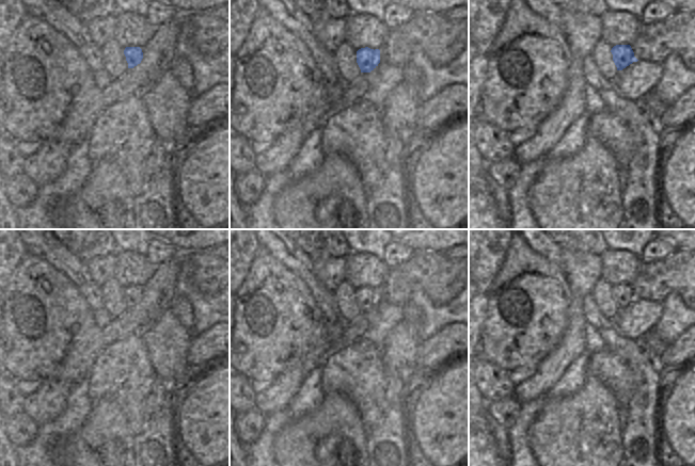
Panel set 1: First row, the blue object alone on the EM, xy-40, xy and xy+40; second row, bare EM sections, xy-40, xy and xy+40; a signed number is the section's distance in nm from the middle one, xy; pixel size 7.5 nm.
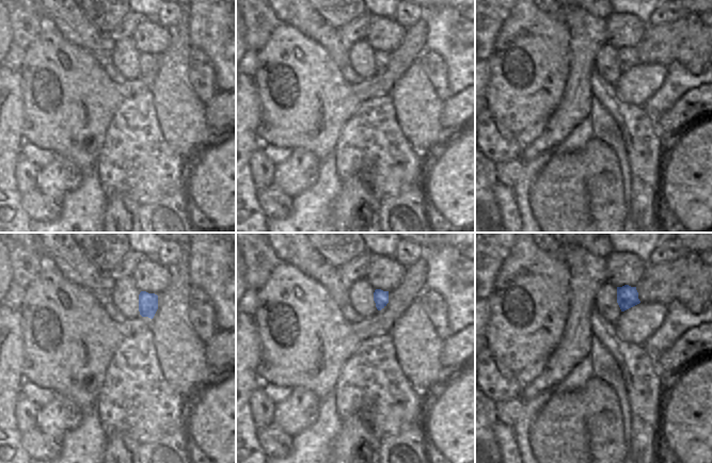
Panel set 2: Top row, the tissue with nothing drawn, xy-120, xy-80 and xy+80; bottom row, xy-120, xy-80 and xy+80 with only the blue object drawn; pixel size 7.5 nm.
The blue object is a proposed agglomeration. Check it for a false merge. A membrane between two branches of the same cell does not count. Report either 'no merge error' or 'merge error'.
no merge error

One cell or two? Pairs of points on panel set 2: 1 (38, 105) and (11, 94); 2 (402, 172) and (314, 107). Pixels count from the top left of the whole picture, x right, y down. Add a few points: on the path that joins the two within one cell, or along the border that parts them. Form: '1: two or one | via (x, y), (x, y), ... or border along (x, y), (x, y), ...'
1: two | border along (19, 74), (20, 97), (22, 100), (21, 124)
2: two | border along (358, 108), (344, 126), (333, 150)

